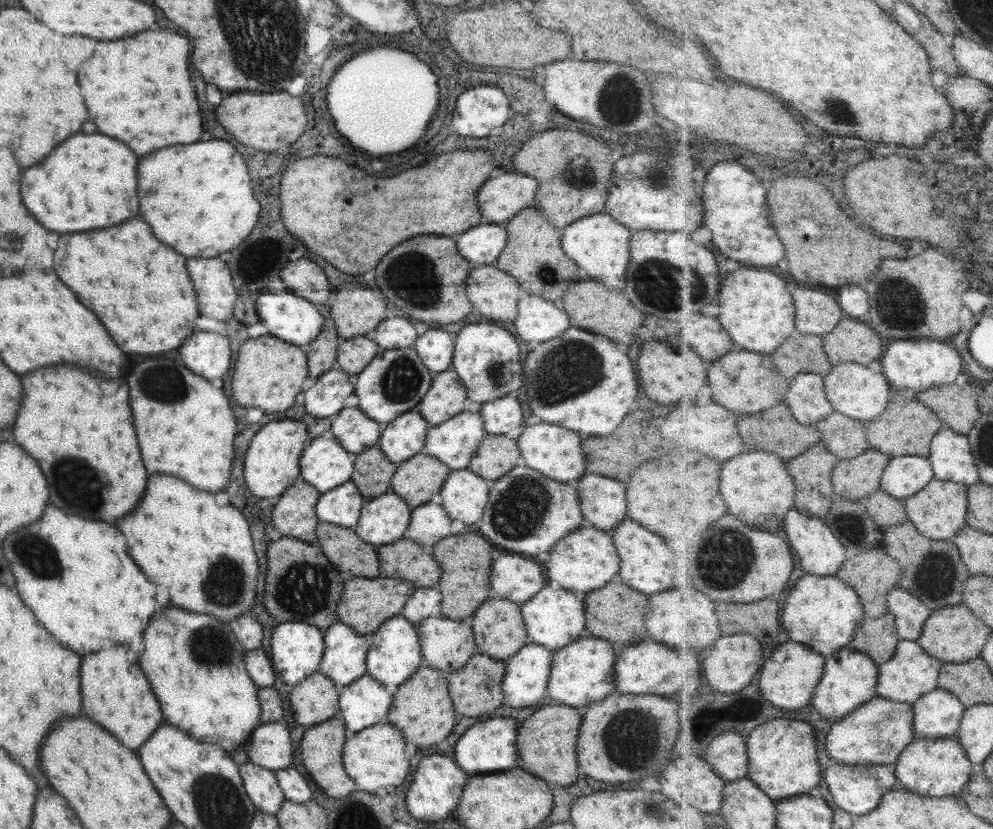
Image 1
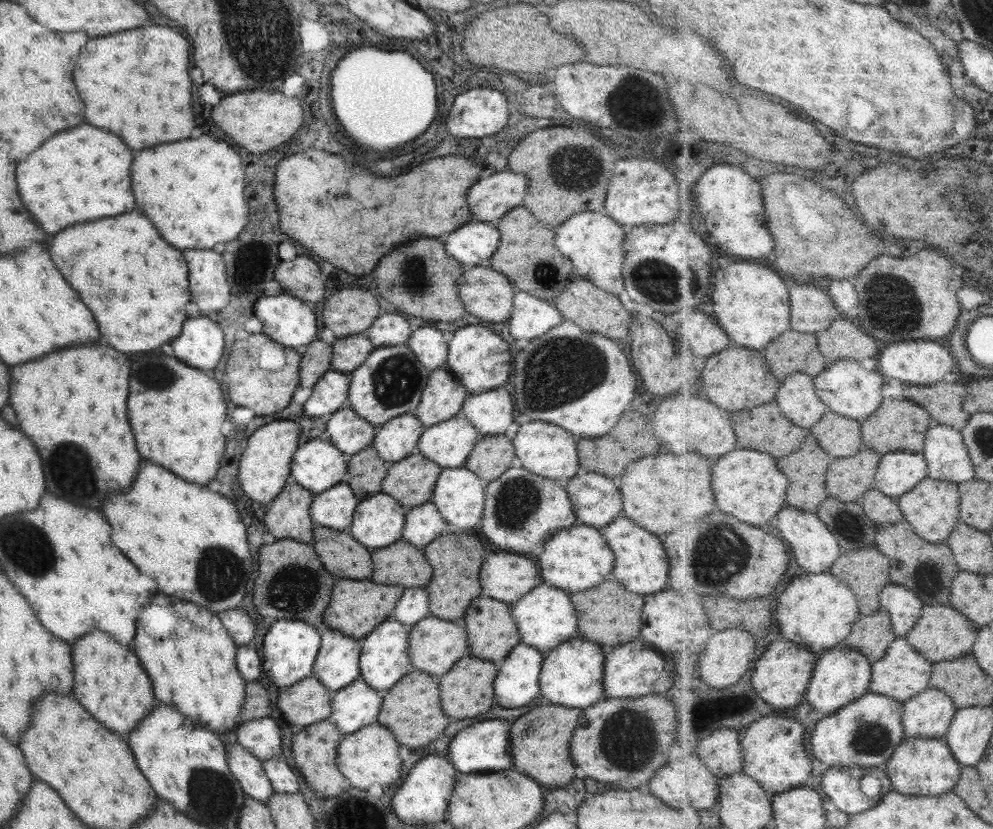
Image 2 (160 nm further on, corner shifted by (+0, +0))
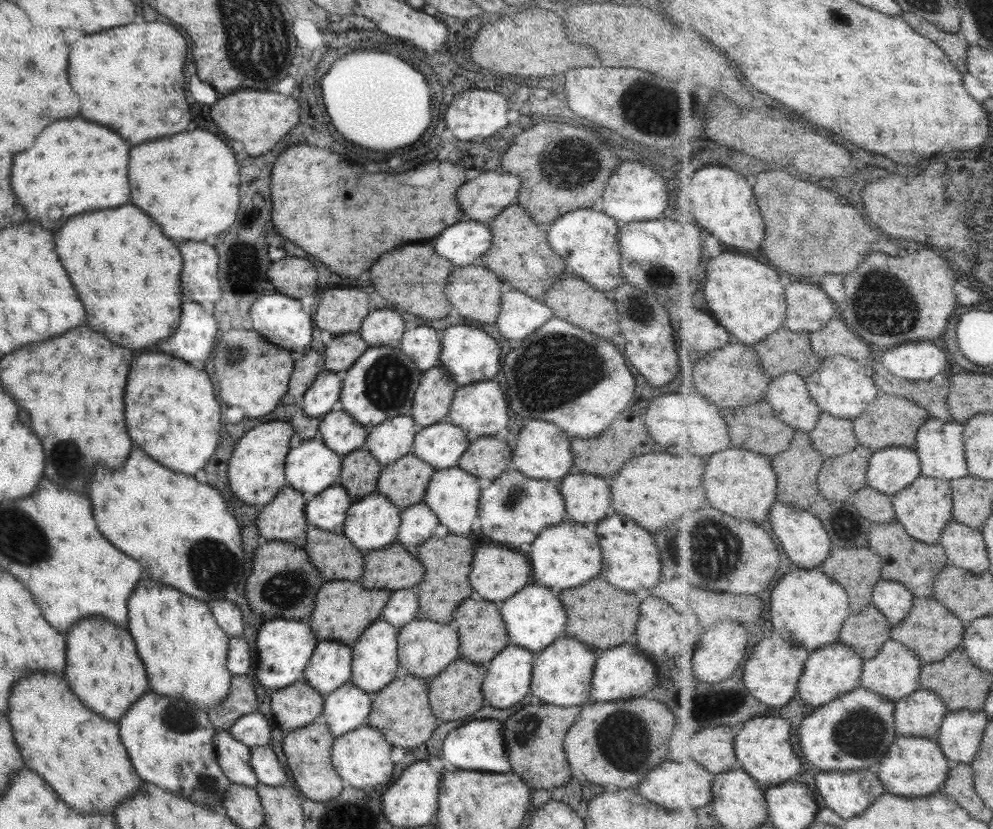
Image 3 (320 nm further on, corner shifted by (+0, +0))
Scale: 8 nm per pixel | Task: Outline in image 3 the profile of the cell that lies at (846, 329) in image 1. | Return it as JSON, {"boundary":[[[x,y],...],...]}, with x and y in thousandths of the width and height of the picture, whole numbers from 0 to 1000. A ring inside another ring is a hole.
{"boundary":[[[837,386],[831,396],[816,400],[818,421],[829,433],[837,432],[842,427],[849,427],[854,432],[867,435],[865,432],[874,432],[877,420],[871,410],[867,410],[849,386]]]}

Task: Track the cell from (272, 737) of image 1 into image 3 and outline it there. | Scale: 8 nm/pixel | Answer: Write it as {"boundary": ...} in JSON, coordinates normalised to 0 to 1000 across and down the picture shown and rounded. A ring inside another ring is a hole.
{"boundary":[[[259,856],[240,864],[229,881],[239,895],[251,902],[271,896],[271,873]]]}

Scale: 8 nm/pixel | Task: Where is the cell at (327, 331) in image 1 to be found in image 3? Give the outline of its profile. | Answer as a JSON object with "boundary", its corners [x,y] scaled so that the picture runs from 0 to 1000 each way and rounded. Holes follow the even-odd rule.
{"boundary":[[[309,420],[308,427],[301,434],[295,435],[295,446],[292,449],[291,466],[289,467],[289,478],[295,483],[303,480],[304,475],[311,468],[317,452],[325,446],[325,426]]]}

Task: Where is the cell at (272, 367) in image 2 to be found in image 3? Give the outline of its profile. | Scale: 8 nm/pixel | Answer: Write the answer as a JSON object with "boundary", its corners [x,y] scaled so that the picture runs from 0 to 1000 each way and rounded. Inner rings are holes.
{"boundary":[[[247,396],[229,398],[212,417],[215,449],[221,466],[221,480],[229,490],[239,490],[249,504],[271,499],[289,470],[293,441],[292,423],[275,417],[266,405]]]}

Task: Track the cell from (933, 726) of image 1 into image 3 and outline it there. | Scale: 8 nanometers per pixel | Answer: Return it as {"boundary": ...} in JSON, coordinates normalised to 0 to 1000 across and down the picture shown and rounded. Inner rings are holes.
{"boundary":[[[927,830],[901,848],[900,860],[906,888],[945,893],[950,870],[957,859],[948,840]]]}

